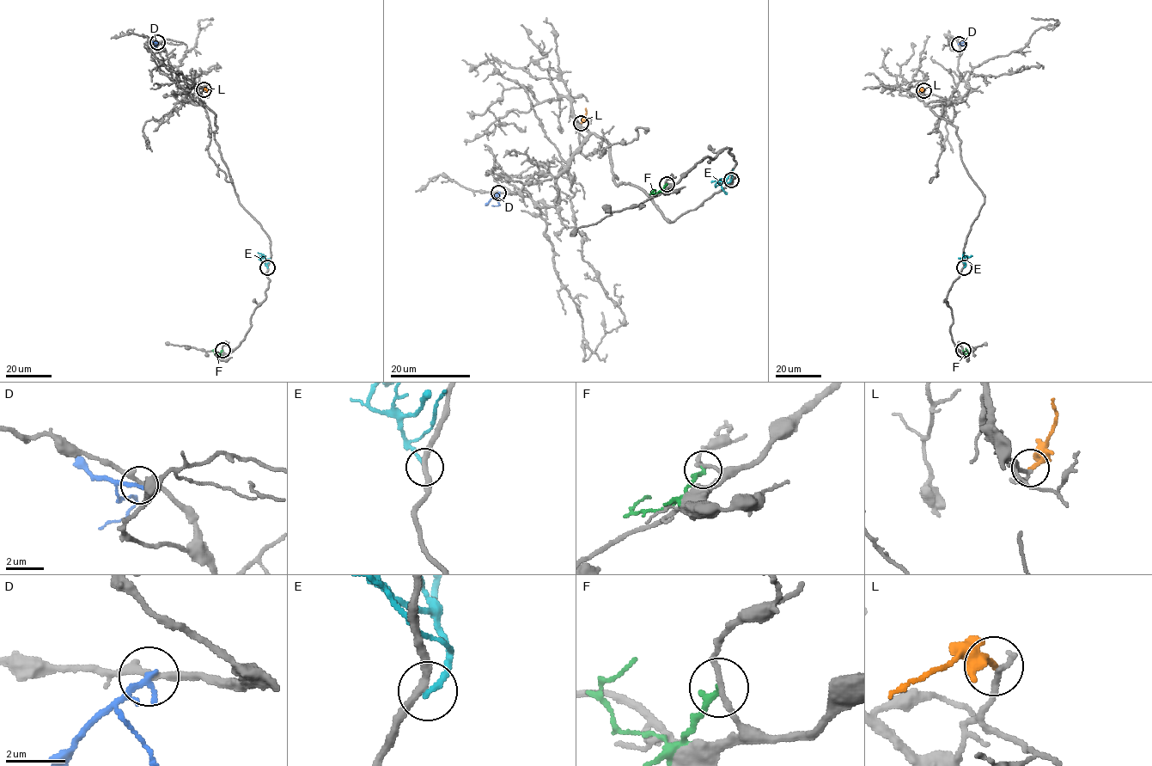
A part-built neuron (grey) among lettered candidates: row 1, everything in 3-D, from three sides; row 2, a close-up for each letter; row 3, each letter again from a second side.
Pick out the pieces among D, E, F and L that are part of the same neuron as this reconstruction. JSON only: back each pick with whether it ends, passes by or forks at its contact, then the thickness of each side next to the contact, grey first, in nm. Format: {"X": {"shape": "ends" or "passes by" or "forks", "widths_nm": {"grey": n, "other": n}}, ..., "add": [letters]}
{"L": {"shape": "ends", "widths_nm": {"grey": 170, "other": 240}}, "add": ["L"]}

